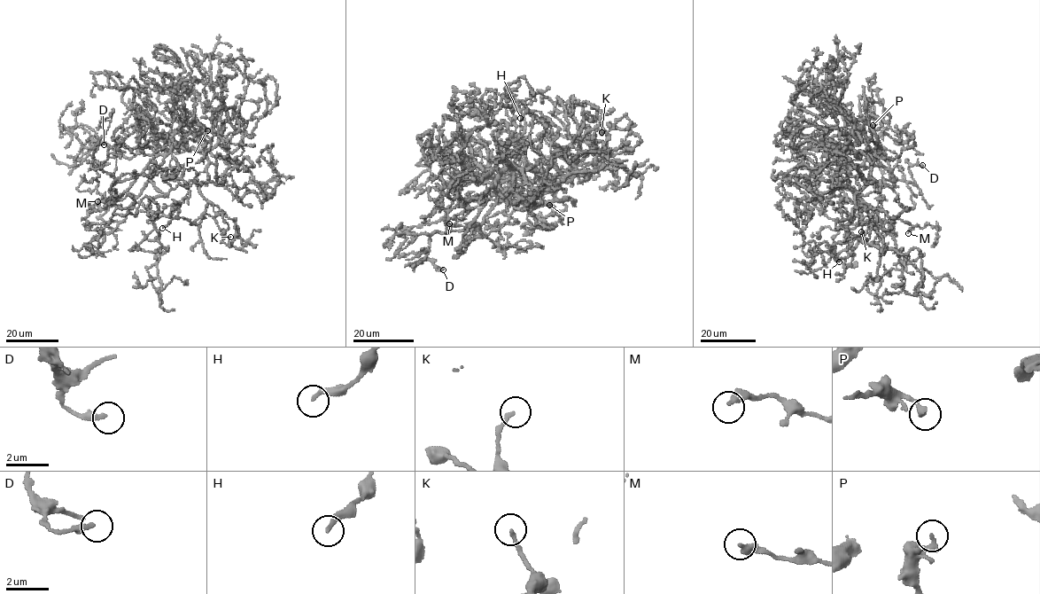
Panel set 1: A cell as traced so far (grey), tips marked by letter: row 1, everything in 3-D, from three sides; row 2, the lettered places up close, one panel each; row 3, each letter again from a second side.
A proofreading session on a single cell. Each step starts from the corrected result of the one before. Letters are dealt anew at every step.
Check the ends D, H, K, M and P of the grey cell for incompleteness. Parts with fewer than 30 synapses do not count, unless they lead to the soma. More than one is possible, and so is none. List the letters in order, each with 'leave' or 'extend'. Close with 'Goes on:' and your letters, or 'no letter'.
D: leave
H: leave
K: leave
M: leave
P: leave
Goes on: no letter

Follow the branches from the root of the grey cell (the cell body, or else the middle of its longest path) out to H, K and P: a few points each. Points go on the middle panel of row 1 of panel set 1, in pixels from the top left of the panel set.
H: (511, 173), (529, 165), (549, 190), (563, 176), (556, 126), (539, 112), (520, 118)
K: (511, 173), (529, 165), (547, 189), (560, 187), (554, 152), (585, 154), (601, 132)
P: (511, 173), (510, 200), (523, 200), (504, 200), (517, 204), (518, 190), (532, 203), (549, 205)

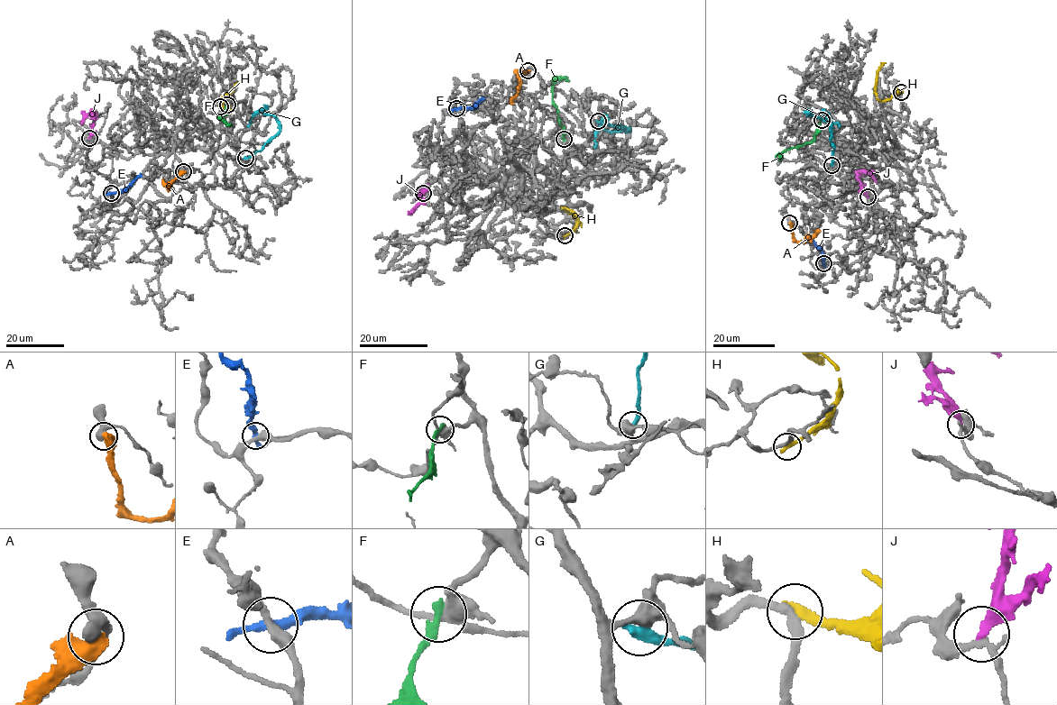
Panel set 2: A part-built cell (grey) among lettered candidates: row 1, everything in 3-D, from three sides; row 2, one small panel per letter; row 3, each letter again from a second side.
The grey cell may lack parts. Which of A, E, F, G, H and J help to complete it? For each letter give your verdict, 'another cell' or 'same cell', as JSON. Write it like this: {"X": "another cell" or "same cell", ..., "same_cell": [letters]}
{"A": "another cell", "E": "another cell", "F": "another cell", "G": "another cell", "H": "another cell", "J": "another cell", "same_cell": []}

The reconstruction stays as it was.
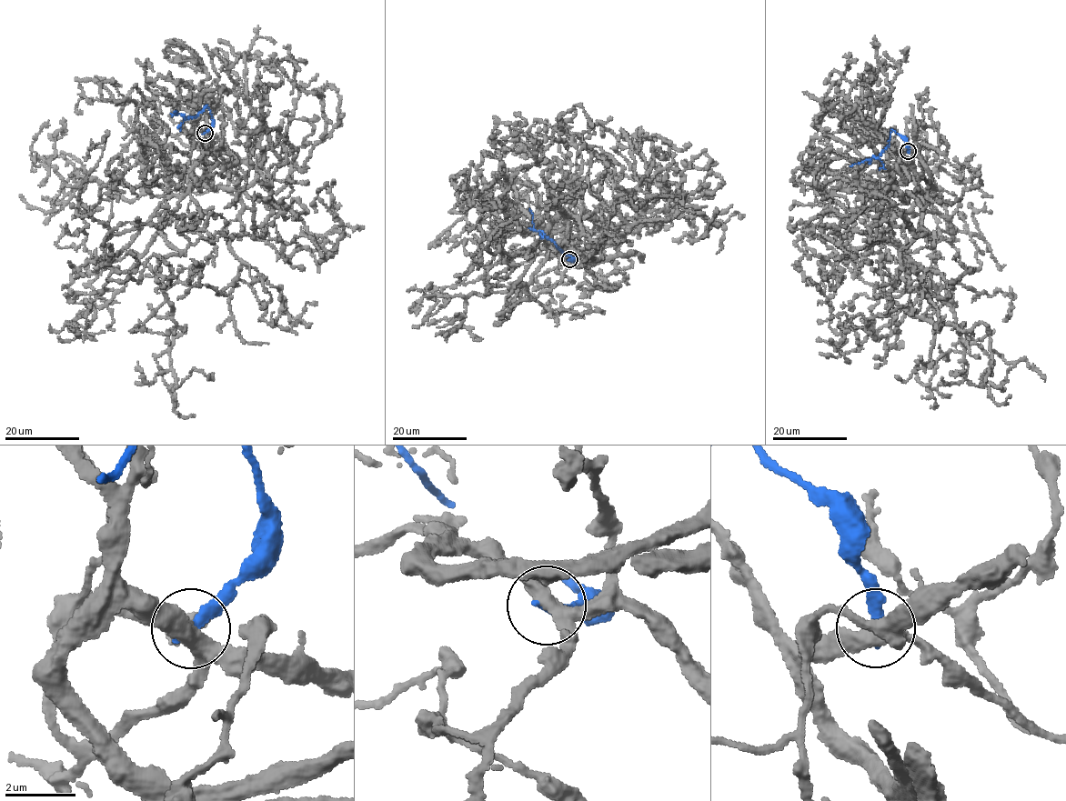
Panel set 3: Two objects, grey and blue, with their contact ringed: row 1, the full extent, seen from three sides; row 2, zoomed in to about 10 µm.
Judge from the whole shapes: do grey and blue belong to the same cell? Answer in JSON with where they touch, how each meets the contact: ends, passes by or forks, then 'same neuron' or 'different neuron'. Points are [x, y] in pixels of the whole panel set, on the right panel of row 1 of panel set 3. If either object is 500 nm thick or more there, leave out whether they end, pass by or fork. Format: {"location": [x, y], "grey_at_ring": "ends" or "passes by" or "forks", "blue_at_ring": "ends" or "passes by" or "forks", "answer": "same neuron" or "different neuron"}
{"location": [908, 151], "grey_at_ring": "forks", "blue_at_ring": "ends", "answer": "different neuron"}

